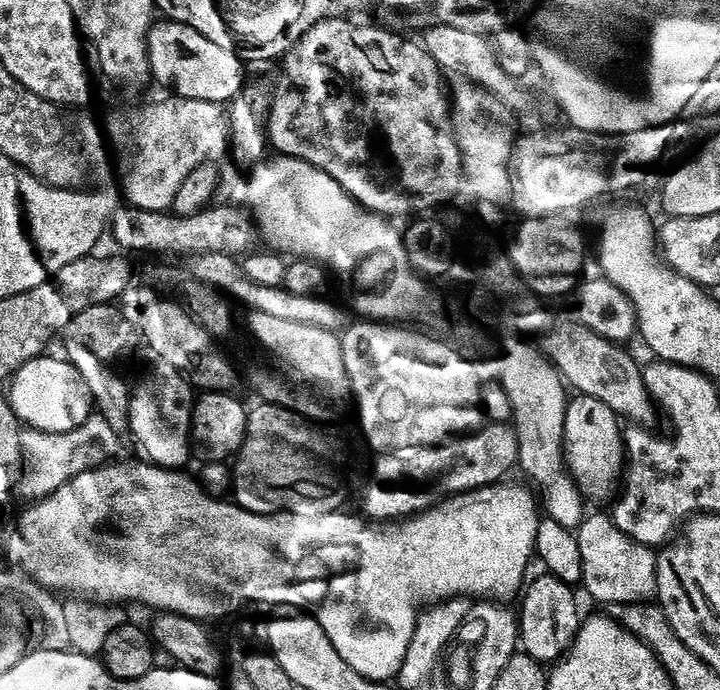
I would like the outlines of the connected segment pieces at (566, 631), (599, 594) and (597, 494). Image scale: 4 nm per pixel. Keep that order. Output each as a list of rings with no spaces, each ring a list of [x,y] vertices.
[[[541,574],[537,580],[529,579],[523,589],[524,602],[518,607],[520,635],[518,644],[529,656],[541,662],[556,662],[567,653],[576,641],[576,632],[582,616],[576,613],[576,596],[573,585],[562,582],[556,576]]]
[[[589,513],[576,530],[582,554],[582,586],[596,600],[611,606],[649,601],[656,593],[656,555],[649,546],[630,539],[605,513]]]
[[[580,396],[577,401],[570,412],[570,423],[564,430],[566,467],[585,497],[604,500],[613,495],[626,464],[622,424],[616,413],[604,412],[606,402],[592,400],[589,396]]]

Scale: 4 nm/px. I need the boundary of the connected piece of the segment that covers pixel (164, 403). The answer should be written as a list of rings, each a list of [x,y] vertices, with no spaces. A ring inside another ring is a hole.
[[[162,362],[155,363],[154,366],[152,372],[148,373],[137,385],[133,385],[128,415],[129,433],[142,446],[147,454],[145,457],[151,463],[157,467],[178,470],[186,466],[184,464],[190,454],[192,455],[191,421],[194,390],[191,383],[178,372],[176,367]]]

